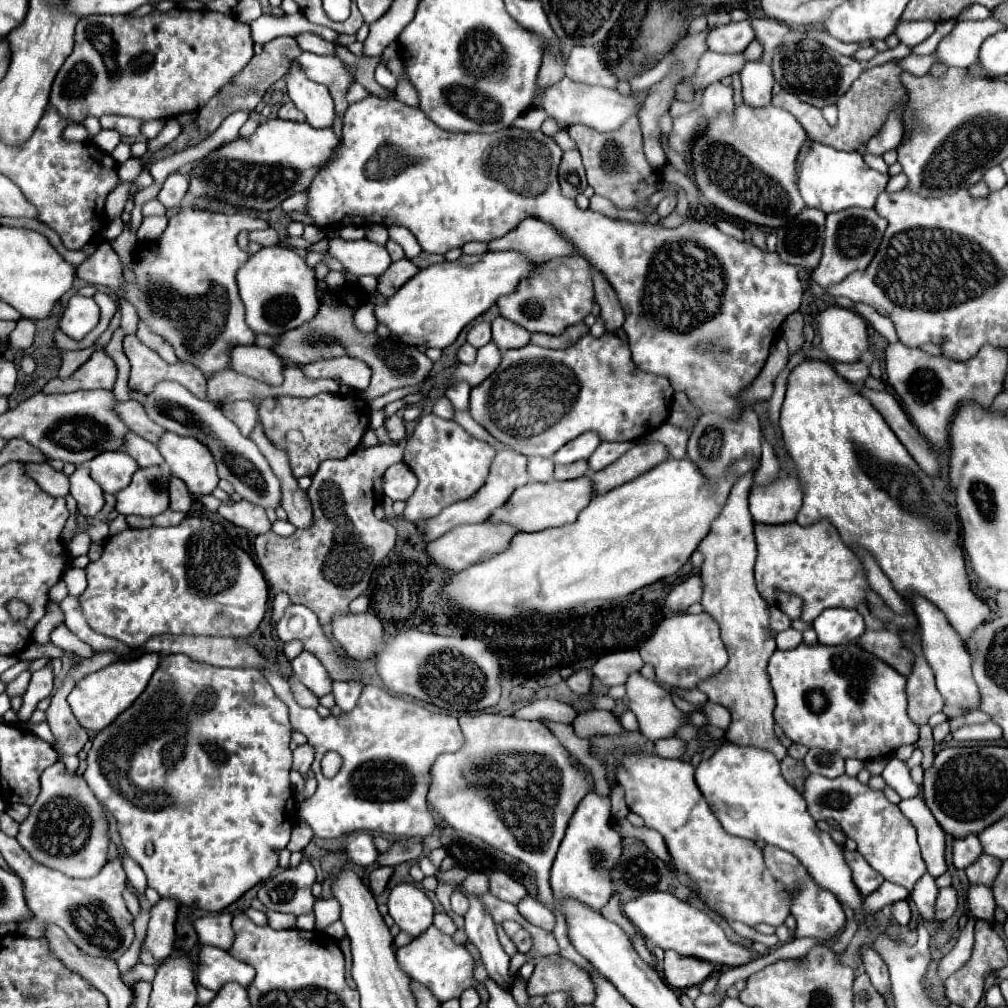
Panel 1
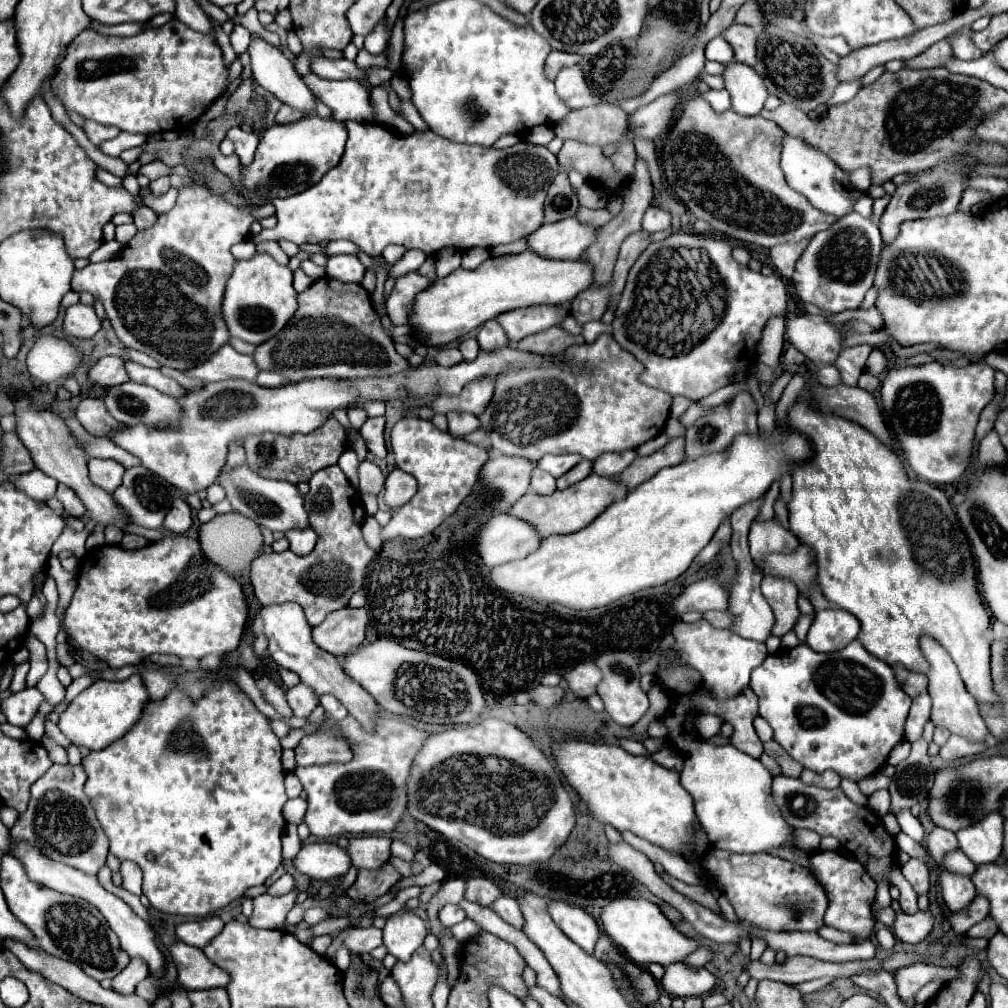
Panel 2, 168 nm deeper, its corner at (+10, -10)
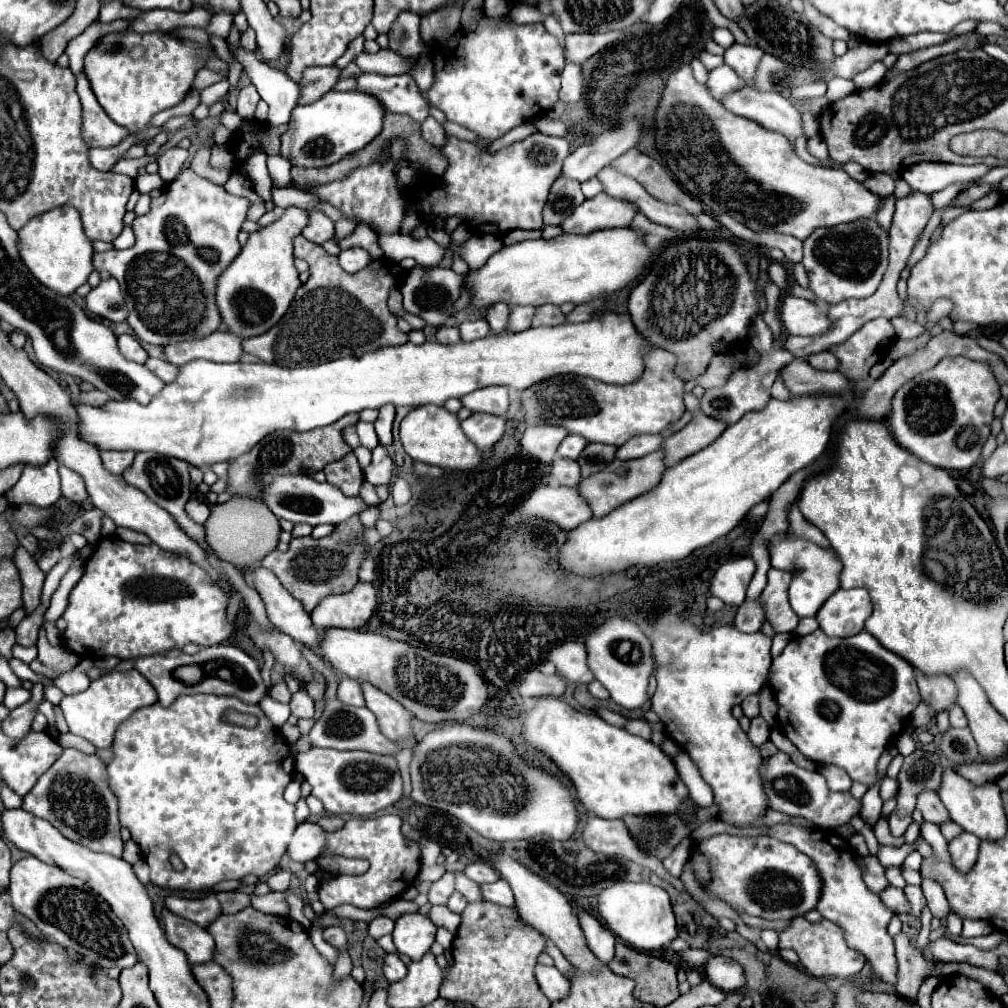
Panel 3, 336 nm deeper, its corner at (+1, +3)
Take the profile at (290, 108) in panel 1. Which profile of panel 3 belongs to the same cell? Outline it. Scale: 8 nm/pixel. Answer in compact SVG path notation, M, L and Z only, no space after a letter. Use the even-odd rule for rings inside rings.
M310 66L304 70L300 80L300 98L298 104L306 106L322 98L326 92L332 90L332 86L338 80L338 68L336 66Z

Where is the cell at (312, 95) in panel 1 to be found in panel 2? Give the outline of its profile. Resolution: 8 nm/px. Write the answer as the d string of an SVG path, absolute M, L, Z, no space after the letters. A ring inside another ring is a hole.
M251 39L249 45L249 55L251 55L251 71L253 71L253 79L269 93L273 93L277 99L281 99L283 103L303 111L305 115L315 113L315 101L313 101L313 93L311 89L303 83L303 79L297 75L297 71L293 69L291 61L283 55L283 51L271 43L267 43L265 39Z

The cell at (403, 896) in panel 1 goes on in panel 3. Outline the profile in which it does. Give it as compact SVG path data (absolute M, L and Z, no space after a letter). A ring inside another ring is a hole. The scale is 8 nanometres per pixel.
M420 912L402 914L396 920L392 936L398 952L410 956L412 960L420 960L430 950L436 938L436 924Z

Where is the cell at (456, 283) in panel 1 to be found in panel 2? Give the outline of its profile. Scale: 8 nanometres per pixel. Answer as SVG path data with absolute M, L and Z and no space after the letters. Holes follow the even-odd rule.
M531 249L519 253L519 255L501 255L501 257L489 257L485 263L481 263L475 271L457 269L445 279L433 281L429 289L425 289L415 299L415 313L409 319L409 325L415 327L417 335L427 341L429 345L447 345L469 331L481 327L485 321L499 317L501 313L489 313L489 311L513 311L523 307L535 307L535 305L569 305L581 291L589 289L593 285L593 265L587 259L577 261L559 261L559 259L543 259L541 255L535 255Z

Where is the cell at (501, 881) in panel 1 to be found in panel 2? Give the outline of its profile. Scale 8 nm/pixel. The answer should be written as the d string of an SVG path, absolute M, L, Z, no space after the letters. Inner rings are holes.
M473 877L473 879L467 879L467 887L465 887L465 899L467 901L473 901L473 903L479 903L483 907L489 907L497 897L501 897L503 893L499 891L499 887L485 879L485 877Z

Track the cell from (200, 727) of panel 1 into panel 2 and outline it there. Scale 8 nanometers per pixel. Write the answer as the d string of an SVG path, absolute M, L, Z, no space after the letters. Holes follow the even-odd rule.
M225 681L219 687L213 687L207 693L207 697L203 697L199 701L191 701L179 689L171 691L159 703L149 701L139 723L131 731L127 731L121 739L113 741L109 747L105 747L101 751L91 751L83 759L83 767L89 775L89 779L85 783L85 793L91 799L93 809L97 813L97 819L99 819L103 831L107 833L107 837L111 841L111 853L117 855L121 861L129 859L141 867L141 871L143 871L143 895L149 899L151 907L155 907L157 911L173 913L173 915L185 915L185 917L205 917L207 913L213 913L213 911L225 907L227 903L231 903L233 899L241 897L245 889L255 887L255 885L263 885L265 879L269 875L273 875L275 869L283 861L283 857L281 857L281 833L285 829L285 819L283 819L281 809L287 801L287 795L285 795L285 785L283 785L285 771L281 767L279 737L271 731L269 719L233 683ZM149 853L153 853L153 857L155 857L153 861L147 859Z

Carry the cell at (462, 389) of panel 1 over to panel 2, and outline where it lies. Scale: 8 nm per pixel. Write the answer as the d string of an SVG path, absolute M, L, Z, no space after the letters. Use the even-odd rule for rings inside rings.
M447 413L449 419L449 433L453 437L465 437L481 427L479 419L471 413Z

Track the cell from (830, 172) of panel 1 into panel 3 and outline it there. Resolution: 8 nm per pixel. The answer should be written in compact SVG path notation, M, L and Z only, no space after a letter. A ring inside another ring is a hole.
M746 86L736 94L728 94L722 104L726 110L756 120L764 128L780 132L786 138L798 140L800 136L806 136L802 126L802 114L788 98L778 92L758 92L752 86Z

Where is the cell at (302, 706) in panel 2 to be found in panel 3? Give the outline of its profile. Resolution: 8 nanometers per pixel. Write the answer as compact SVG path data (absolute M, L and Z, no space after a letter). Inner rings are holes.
M304 686L292 696L290 708L296 718L312 718L314 716L314 700L310 698L310 694L306 692Z

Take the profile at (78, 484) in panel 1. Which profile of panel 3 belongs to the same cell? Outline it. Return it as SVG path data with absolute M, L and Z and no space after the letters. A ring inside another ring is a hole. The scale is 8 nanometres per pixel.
M60 466L60 478L62 478L62 494L68 500L84 502L88 498L88 492L80 474L76 474L74 470L68 470L66 466Z

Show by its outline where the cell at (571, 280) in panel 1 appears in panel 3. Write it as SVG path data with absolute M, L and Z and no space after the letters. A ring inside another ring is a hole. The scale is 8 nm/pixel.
M514 306L510 312L510 322L508 322L508 330L512 332L520 332L520 330L528 330L532 324L532 318L536 314L534 306Z

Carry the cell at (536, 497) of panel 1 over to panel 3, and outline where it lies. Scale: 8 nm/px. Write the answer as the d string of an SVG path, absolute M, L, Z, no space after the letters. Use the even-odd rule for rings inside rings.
M662 450L646 454L644 458L636 458L636 460L628 460L628 462L620 462L620 460L612 460L606 470L600 470L588 478L582 478L578 484L578 492L580 496L588 502L594 518L602 518L608 512L612 512L616 506L620 506L622 502L628 502L632 498L636 498L638 494L644 494L648 490L652 490L664 472L664 464L662 464Z

